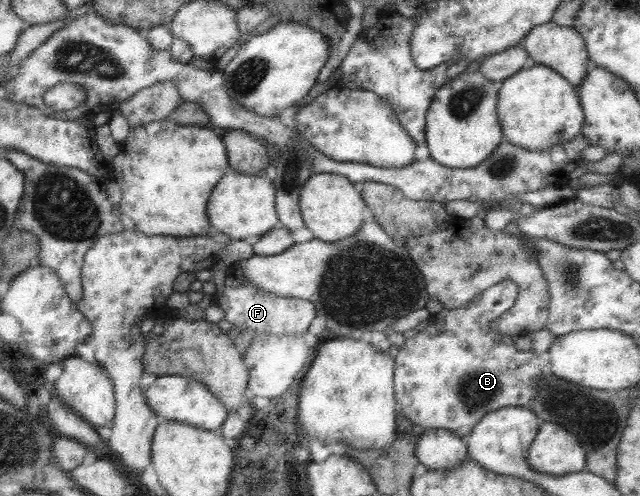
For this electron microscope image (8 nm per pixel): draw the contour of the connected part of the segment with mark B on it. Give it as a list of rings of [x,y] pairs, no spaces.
[[[512,281],[499,282],[497,285],[488,287],[485,291],[482,291],[479,295],[475,296],[467,306],[456,308],[455,310],[449,310],[444,308],[443,311],[437,314],[432,314],[428,327],[425,327],[423,331],[418,332],[415,337],[406,339],[405,344],[400,347],[400,351],[394,358],[394,375],[393,386],[395,392],[395,399],[397,407],[400,412],[413,424],[419,425],[424,430],[427,429],[447,429],[453,431],[455,435],[464,437],[471,433],[475,424],[491,411],[501,409],[502,407],[517,407],[523,405],[529,405],[533,399],[535,390],[539,387],[539,377],[543,375],[542,363],[539,361],[539,356],[533,351],[519,351],[516,349],[511,336],[500,335],[499,331],[493,329],[493,325],[497,320],[503,316],[515,303],[518,294],[518,287]]]

